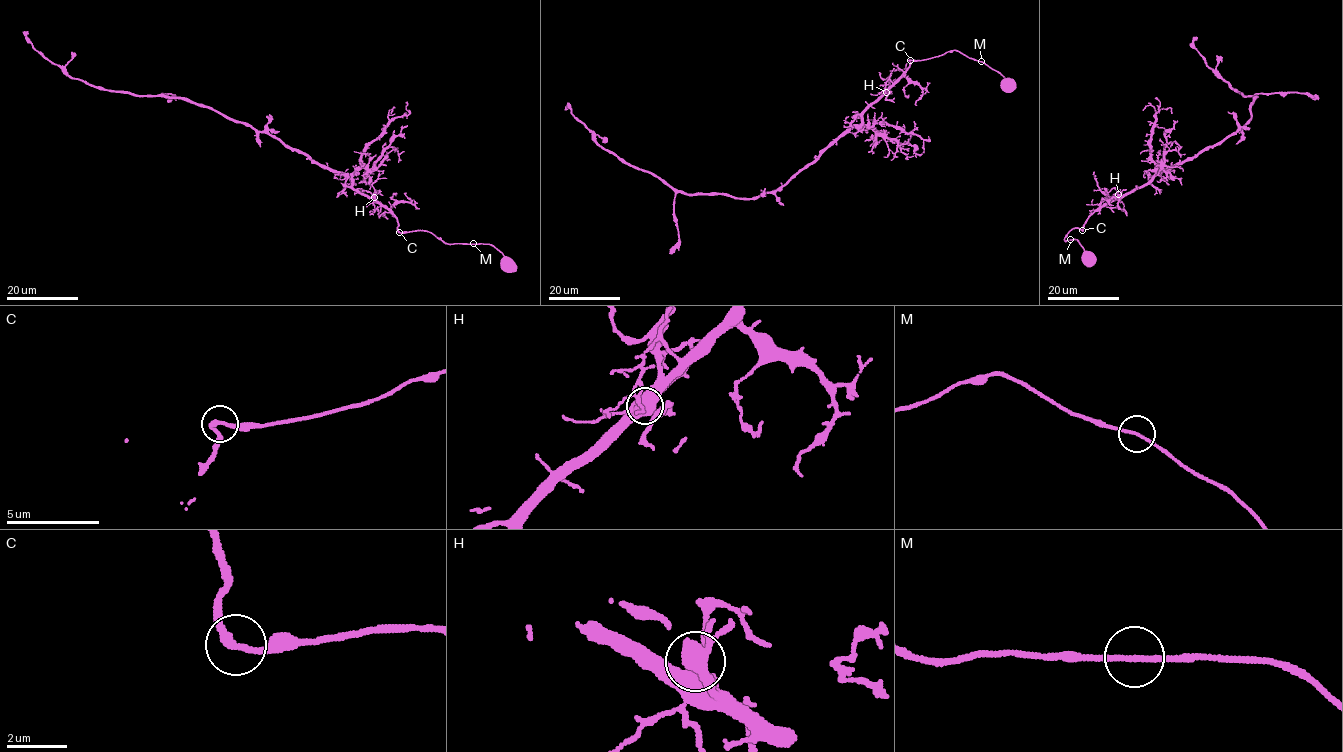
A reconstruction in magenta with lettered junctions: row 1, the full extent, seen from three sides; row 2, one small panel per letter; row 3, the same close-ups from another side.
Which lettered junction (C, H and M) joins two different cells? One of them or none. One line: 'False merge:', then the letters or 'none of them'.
False merge: none of them

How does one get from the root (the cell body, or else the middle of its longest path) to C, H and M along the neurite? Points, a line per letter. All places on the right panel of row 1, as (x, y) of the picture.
C: (1088, 257), (1084, 256), (1084, 250), (1077, 239), (1064, 239), (1074, 228), (1083, 230)
H: (1088, 257), (1077, 239), (1065, 237), (1074, 228), (1083, 230), (1087, 218), (1118, 194)
M: (1088, 257), (1084, 256), (1084, 250), (1077, 239), (1070, 240)

